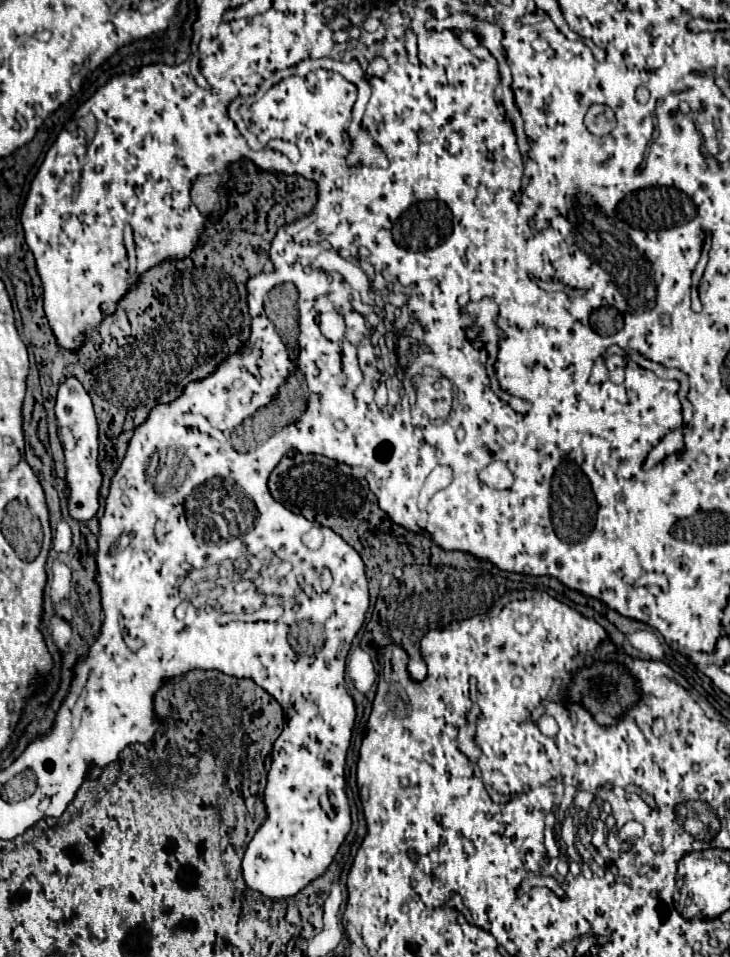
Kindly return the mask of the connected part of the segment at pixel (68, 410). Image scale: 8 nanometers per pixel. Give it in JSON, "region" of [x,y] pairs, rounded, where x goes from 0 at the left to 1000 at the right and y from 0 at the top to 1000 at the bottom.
{"region":[[[93,394],[82,400],[77,411],[77,429],[79,459],[88,469],[90,482],[90,509],[93,509],[93,536],[104,544],[121,544],[134,534],[134,511],[140,496],[134,490],[134,442],[129,436],[123,413],[115,409],[104,394]]]}

